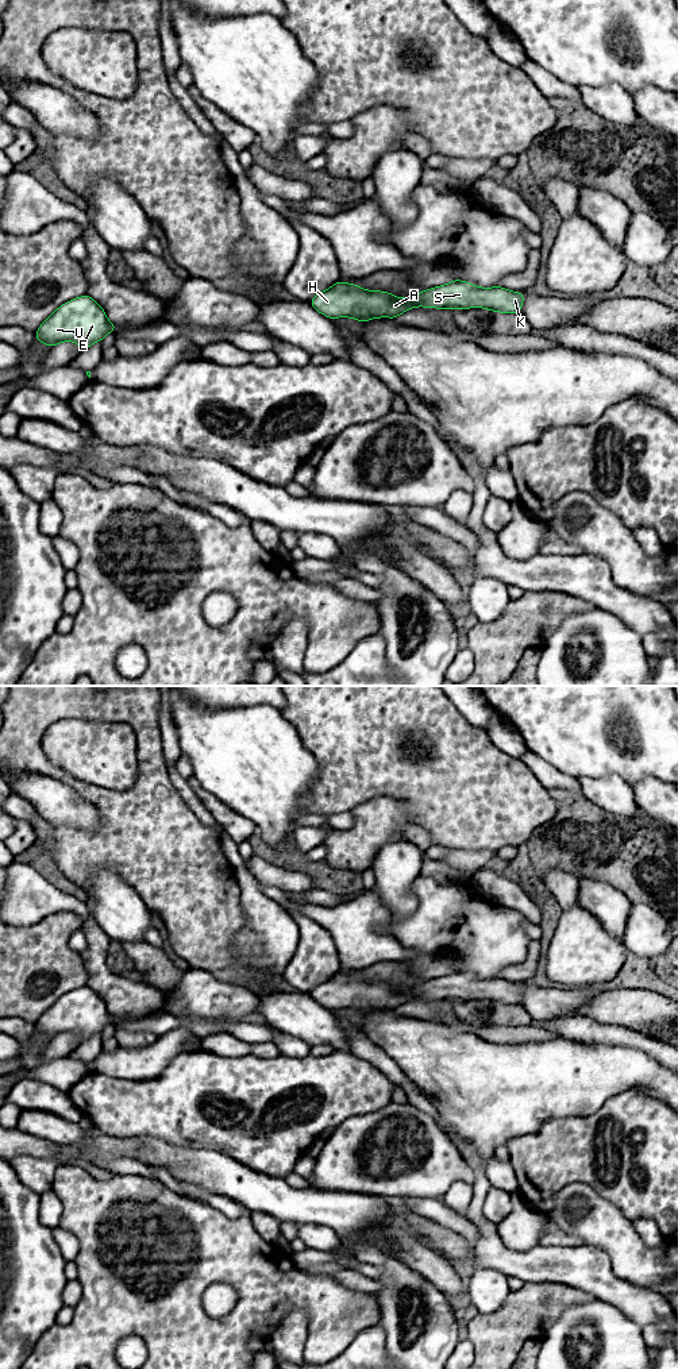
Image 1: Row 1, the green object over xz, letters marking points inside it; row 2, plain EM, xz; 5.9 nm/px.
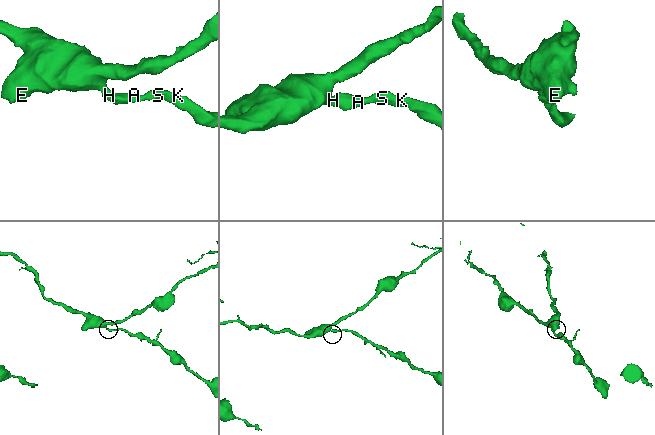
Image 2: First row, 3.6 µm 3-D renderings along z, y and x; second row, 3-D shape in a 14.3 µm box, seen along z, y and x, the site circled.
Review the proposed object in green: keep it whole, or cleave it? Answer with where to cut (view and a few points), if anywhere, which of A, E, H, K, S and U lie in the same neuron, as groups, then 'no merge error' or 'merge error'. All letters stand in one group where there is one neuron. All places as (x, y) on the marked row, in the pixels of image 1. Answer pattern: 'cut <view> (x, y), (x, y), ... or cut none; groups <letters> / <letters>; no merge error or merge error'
cut none; groups A E H K S U; no merge error

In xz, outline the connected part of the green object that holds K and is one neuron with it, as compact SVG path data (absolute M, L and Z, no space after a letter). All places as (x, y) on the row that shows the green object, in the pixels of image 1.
M461 279L423 290L408 298L338 281L330 289L316 294L309 304L325 317L353 317L363 323L378 317L396 319L415 306L485 308L501 313L521 313L524 298L520 292L511 292L501 286L478 288Z

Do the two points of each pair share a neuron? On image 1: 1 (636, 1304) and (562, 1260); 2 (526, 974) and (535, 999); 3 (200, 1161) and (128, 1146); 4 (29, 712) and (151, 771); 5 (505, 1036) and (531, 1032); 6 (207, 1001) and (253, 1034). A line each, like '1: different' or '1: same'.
1: same
2: different
3: different
4: same
5: same
6: different

